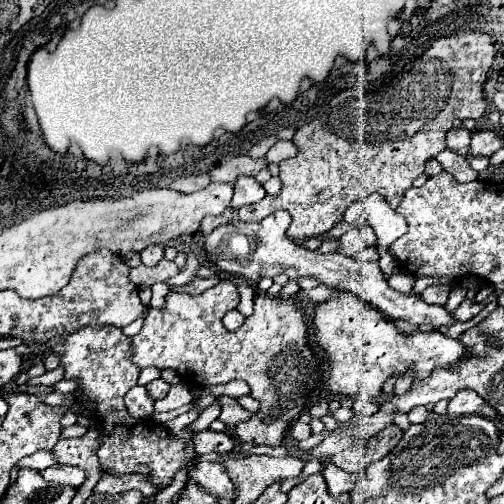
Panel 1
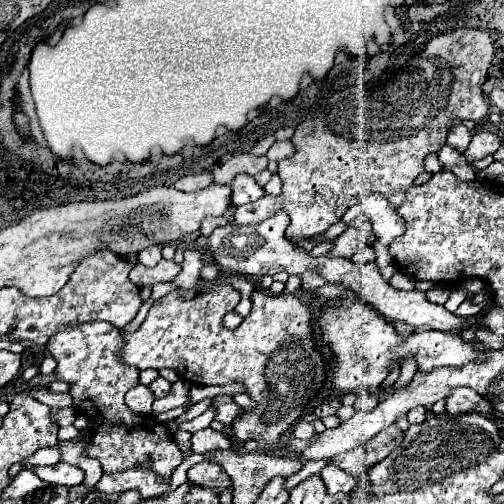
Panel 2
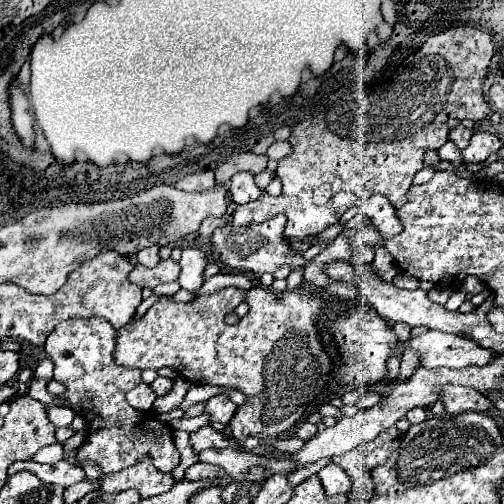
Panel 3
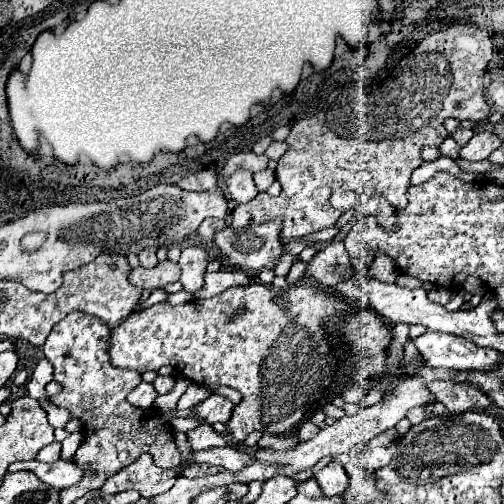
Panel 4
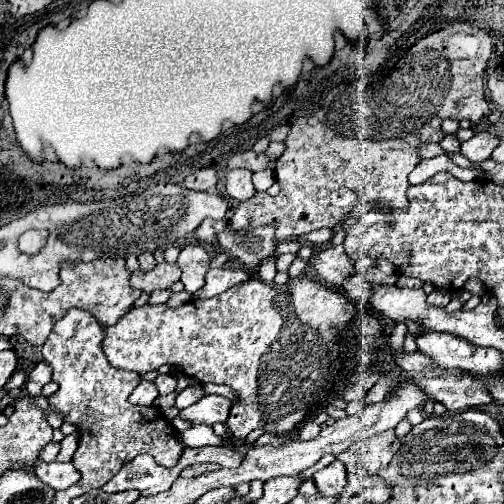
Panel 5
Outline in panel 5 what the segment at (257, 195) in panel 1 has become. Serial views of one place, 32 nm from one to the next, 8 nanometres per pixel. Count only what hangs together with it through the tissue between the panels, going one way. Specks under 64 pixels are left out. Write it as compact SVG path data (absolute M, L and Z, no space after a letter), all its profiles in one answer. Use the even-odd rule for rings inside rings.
M234 168L234 170L228 170L226 172L226 192L244 202L248 200L250 196L254 196L254 186L252 186L252 172L250 170L242 170L242 168Z

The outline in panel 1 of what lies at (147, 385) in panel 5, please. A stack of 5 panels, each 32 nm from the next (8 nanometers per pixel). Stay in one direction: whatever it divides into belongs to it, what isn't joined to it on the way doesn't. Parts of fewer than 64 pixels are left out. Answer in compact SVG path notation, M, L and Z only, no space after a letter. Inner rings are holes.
M134 386L132 390L128 390L128 394L124 396L124 404L134 418L148 418L154 412L154 400L152 396L148 396L148 390L144 386Z

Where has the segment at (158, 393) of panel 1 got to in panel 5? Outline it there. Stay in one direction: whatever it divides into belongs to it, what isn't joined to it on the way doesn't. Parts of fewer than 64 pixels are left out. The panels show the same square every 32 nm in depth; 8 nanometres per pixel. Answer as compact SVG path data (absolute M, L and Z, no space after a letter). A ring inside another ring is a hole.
M160 374L156 380L154 380L158 392L164 396L164 394L170 394L176 390L176 378L172 374Z

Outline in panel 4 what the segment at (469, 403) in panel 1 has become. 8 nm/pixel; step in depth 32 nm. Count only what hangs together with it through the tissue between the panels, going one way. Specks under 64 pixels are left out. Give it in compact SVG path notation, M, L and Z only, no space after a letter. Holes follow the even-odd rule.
M434 380L428 384L428 390L436 396L438 402L446 406L448 412L466 412L466 410L482 410L492 404L480 388L474 384L456 384L452 380Z

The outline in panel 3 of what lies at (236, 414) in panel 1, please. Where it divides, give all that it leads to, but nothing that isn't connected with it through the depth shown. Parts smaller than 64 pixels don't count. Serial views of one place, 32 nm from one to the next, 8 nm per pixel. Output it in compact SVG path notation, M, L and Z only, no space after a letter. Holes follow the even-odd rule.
M218 394L218 396L212 396L210 400L204 402L204 414L210 416L210 422L222 422L222 424L228 424L230 418L234 416L236 412L236 404L230 402L224 394Z

